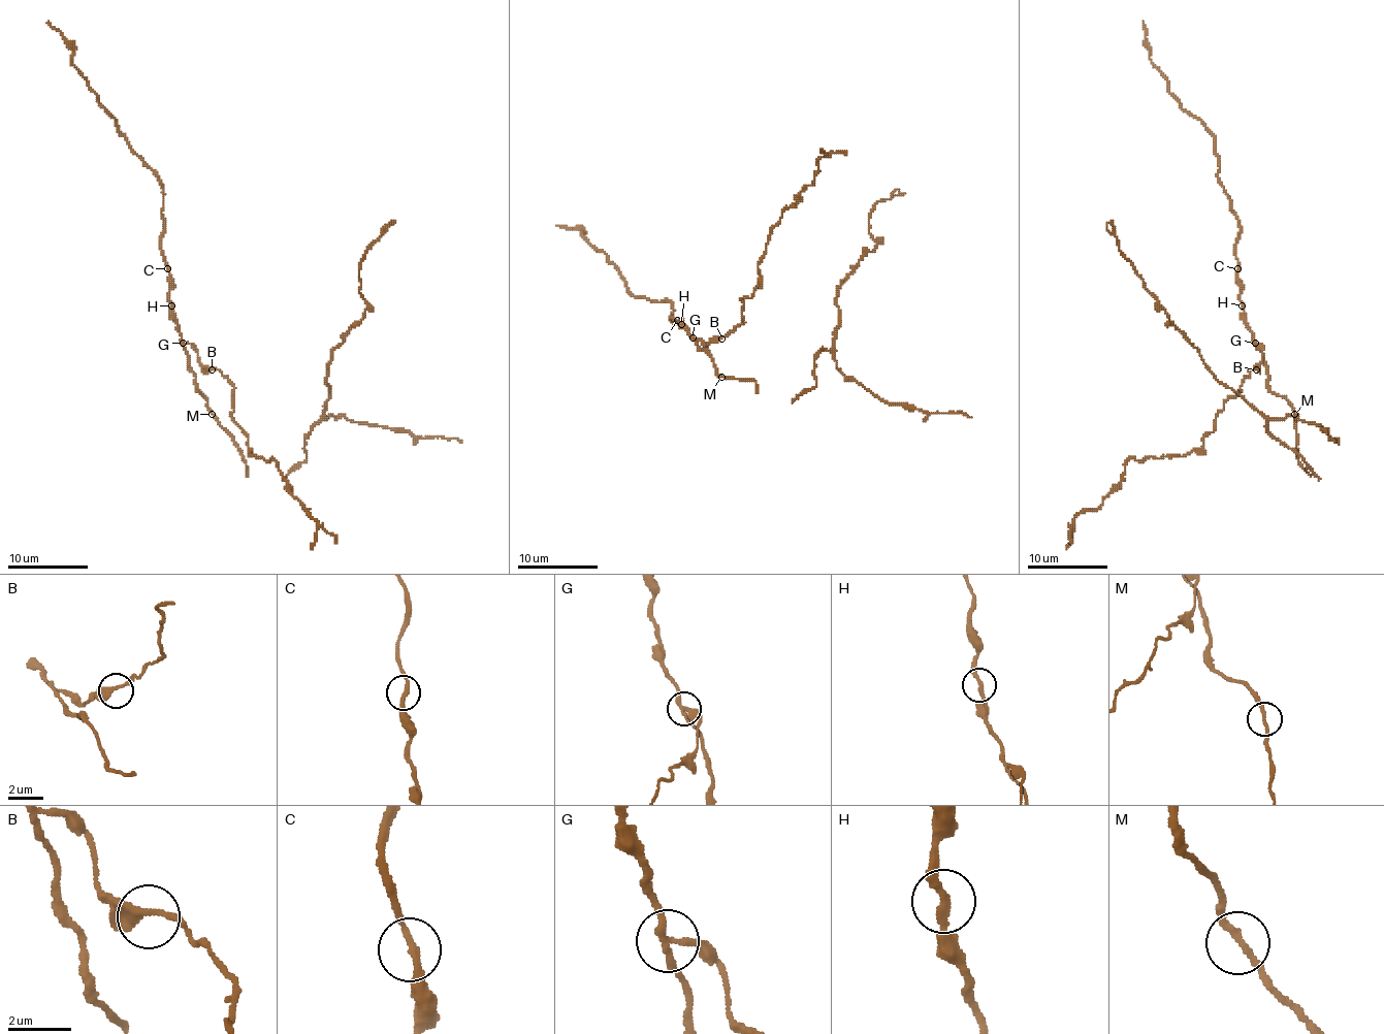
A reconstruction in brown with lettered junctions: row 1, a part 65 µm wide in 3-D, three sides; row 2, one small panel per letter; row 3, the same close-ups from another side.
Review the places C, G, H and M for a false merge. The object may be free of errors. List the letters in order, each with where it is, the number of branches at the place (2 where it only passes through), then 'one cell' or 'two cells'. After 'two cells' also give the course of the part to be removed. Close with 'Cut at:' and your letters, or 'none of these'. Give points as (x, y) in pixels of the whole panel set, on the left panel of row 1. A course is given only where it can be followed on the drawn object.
C: at (167, 268); 2 branches meet; one cell
G: at (183, 343); 3 branches meet; two cells; foreign part runs (184, 344), (233, 388), (232, 414), (248, 439), (250, 456), (278, 464), (286, 488), (336, 543)
H: at (171, 305); 2 branches meet; one cell
M: at (212, 414); 2 branches meet; one cell
Cut at: G

